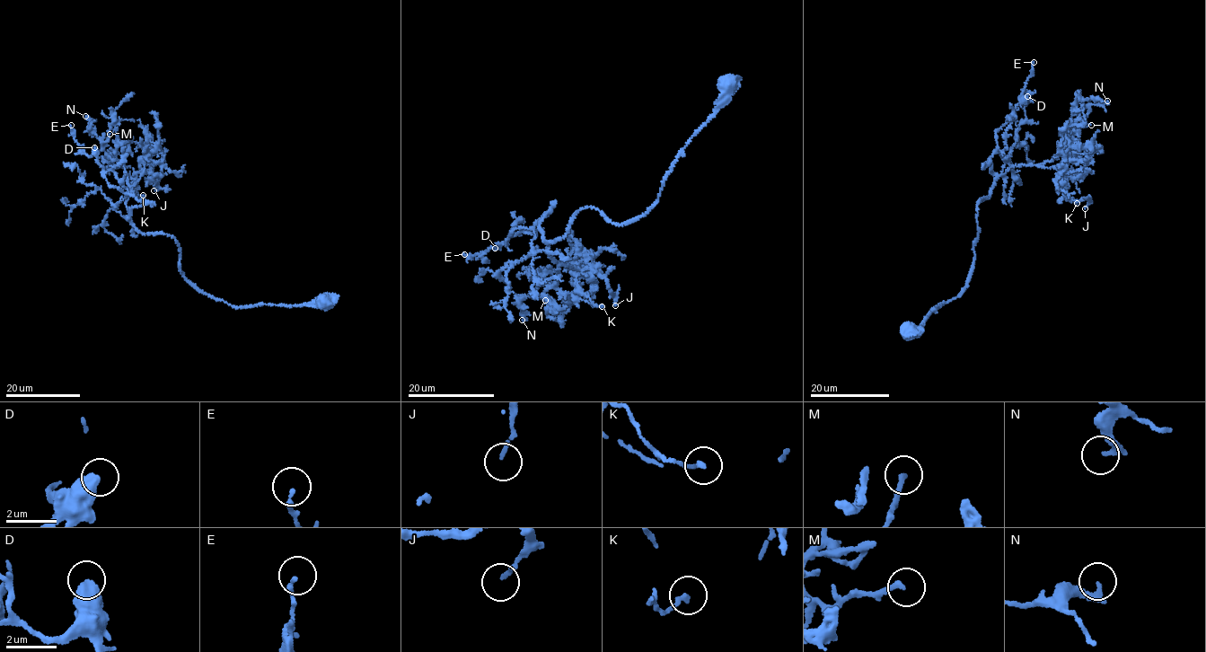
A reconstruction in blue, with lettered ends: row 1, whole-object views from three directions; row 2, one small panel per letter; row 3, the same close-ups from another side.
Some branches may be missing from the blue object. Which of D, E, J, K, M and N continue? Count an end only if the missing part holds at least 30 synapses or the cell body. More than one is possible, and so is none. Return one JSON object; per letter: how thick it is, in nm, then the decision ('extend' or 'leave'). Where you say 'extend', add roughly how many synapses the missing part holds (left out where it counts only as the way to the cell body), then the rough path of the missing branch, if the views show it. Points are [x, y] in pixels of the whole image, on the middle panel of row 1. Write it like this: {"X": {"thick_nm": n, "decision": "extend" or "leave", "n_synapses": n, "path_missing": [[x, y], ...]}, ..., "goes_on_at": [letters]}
{"D": {"thick_nm": 650, "decision": "leave"}, "E": {"thick_nm": 160, "decision": "leave"}, "J": {"thick_nm": 130, "decision": "leave"}, "K": {"thick_nm": 180, "decision": "leave"}, "M": {"thick_nm": 200, "decision": "leave"}, "N": {"thick_nm": 240, "decision": "leave"}, "goes_on_at": []}

